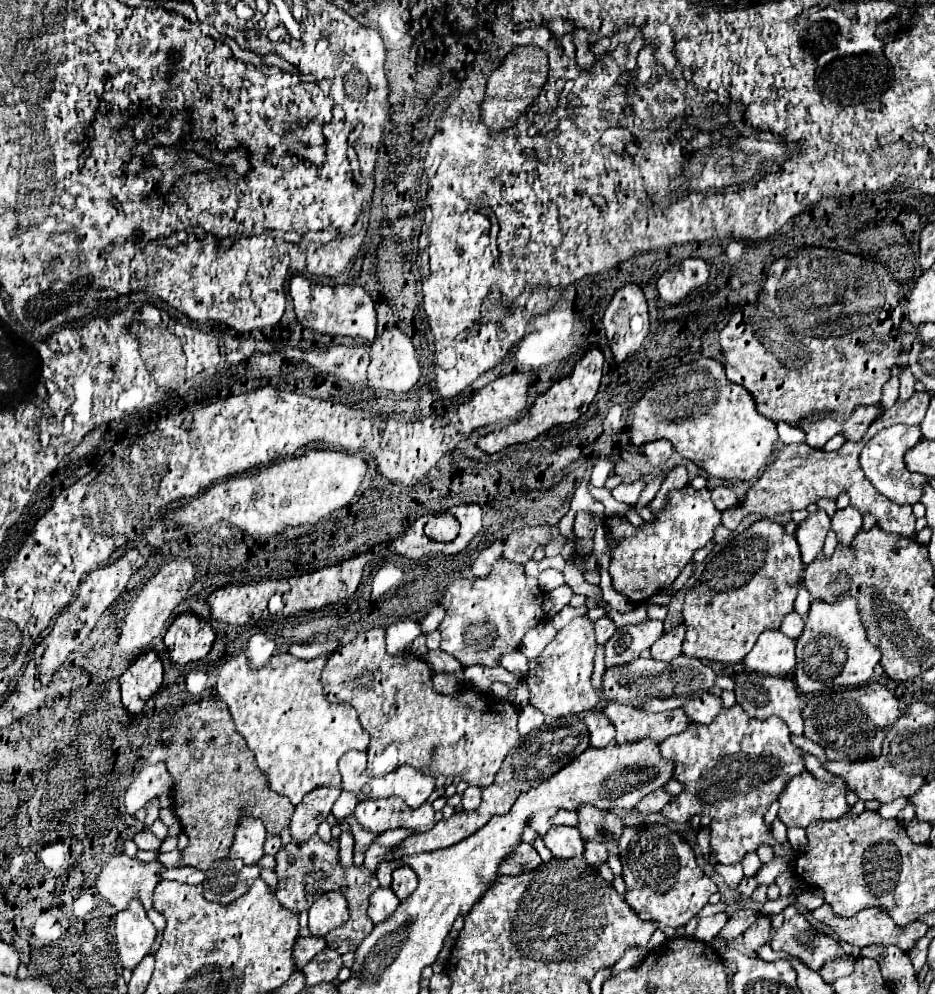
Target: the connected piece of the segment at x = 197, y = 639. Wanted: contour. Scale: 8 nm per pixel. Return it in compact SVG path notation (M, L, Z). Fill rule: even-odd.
M180 614L164 636L164 646L174 666L184 666L194 660L202 660L214 642L214 632L208 622L194 614Z

